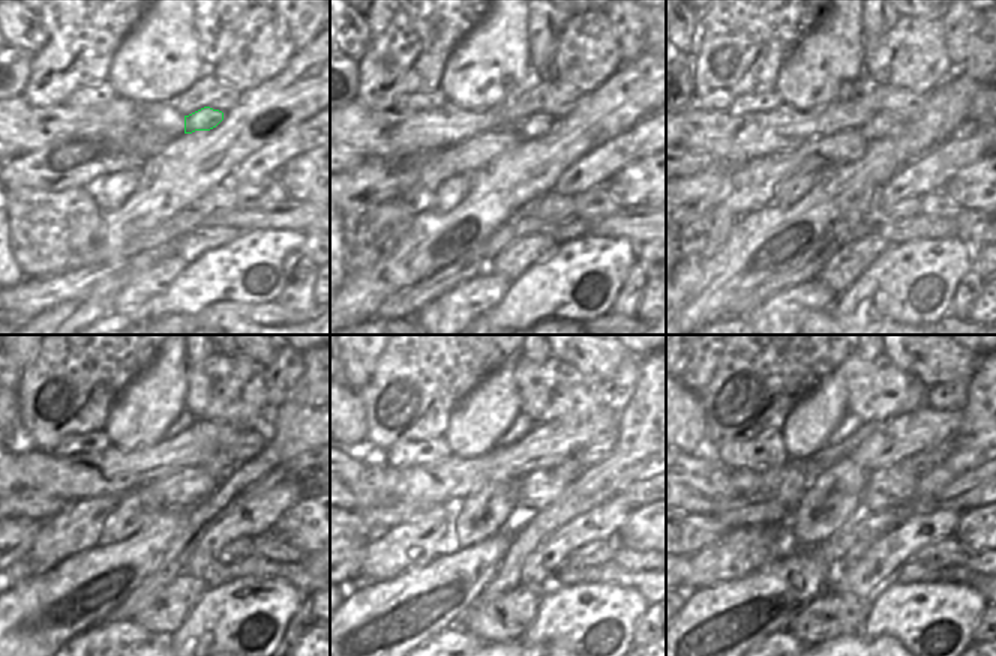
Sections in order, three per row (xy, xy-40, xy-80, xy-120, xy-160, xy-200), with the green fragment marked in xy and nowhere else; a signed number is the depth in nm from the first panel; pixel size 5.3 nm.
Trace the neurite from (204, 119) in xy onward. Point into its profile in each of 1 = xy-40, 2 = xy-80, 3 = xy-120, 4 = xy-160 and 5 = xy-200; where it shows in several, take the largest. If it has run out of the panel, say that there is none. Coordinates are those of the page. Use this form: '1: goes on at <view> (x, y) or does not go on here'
1: goes on at xy-40 (536, 125)
2: goes on at xy-80 (879, 125)
3: goes on at xy-120 (221, 466)
4: goes on at xy-160 (569, 470)
5: goes on at xy-200 (918, 464)

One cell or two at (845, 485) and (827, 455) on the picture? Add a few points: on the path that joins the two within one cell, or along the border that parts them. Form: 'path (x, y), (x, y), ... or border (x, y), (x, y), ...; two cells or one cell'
border (848, 455), (836, 460), (818, 473); two cells

